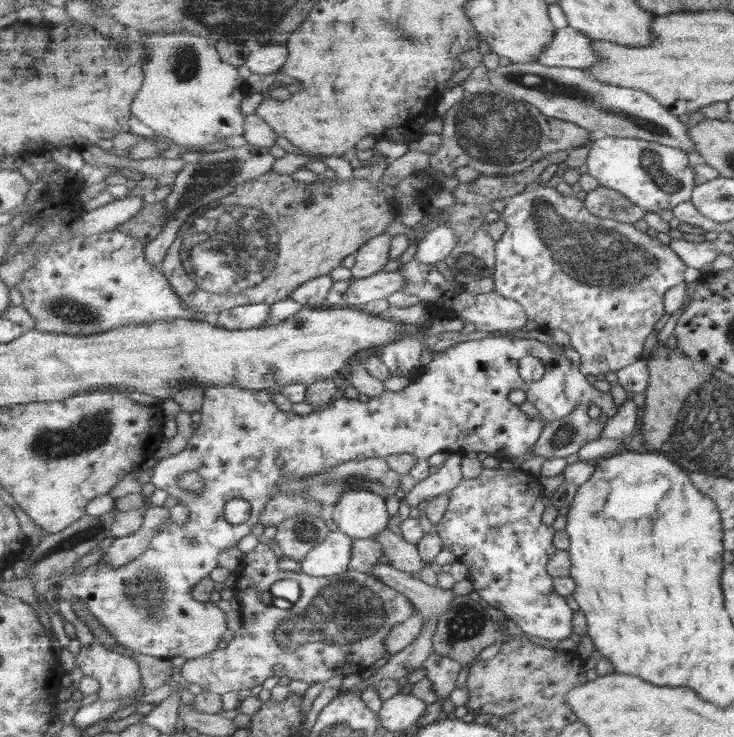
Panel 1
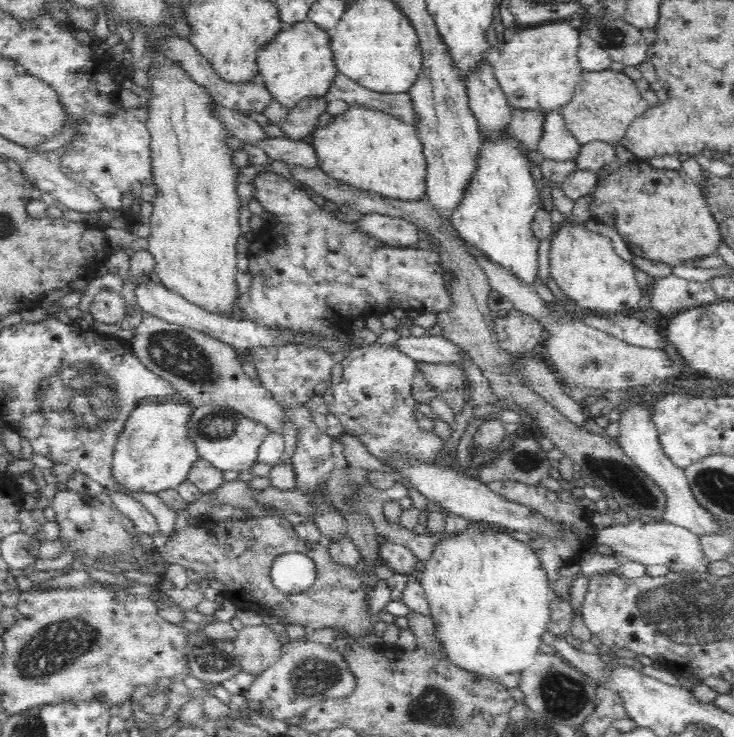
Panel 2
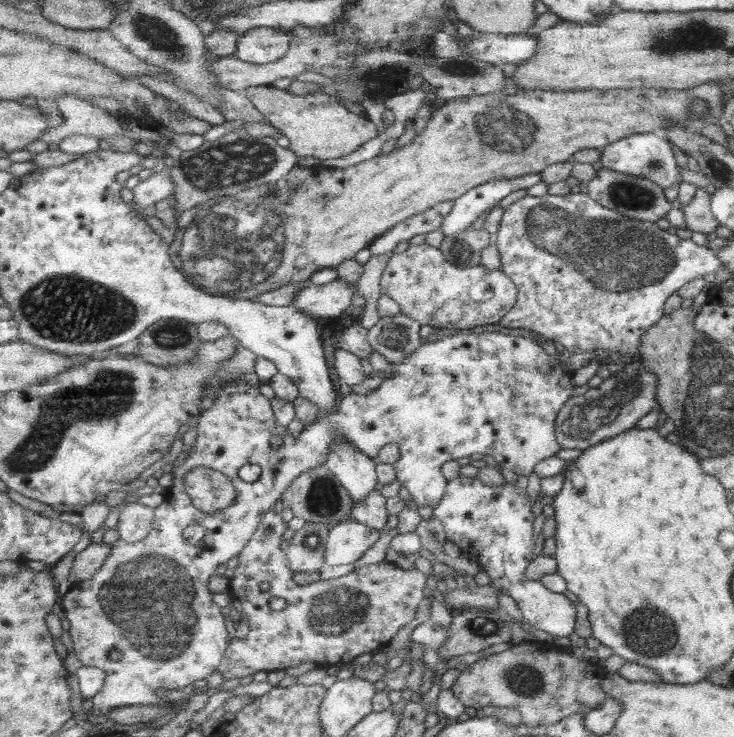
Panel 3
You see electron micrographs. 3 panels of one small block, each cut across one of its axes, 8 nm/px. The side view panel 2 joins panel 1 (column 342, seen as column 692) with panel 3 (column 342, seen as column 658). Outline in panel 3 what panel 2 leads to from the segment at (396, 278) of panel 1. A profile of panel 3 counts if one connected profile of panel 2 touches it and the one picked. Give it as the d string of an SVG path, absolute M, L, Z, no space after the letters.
M344 279L322 285L307 282L297 294L294 305L315 317L336 318L354 305L357 291L359 284L352 285Z

